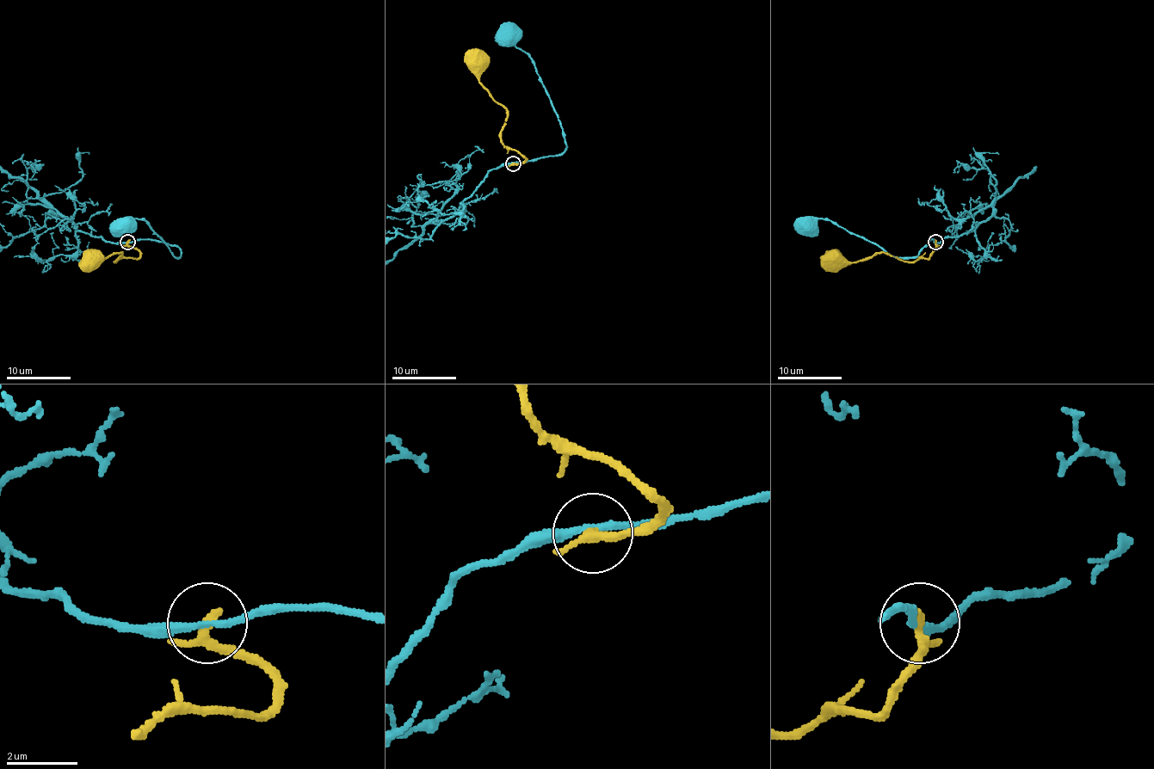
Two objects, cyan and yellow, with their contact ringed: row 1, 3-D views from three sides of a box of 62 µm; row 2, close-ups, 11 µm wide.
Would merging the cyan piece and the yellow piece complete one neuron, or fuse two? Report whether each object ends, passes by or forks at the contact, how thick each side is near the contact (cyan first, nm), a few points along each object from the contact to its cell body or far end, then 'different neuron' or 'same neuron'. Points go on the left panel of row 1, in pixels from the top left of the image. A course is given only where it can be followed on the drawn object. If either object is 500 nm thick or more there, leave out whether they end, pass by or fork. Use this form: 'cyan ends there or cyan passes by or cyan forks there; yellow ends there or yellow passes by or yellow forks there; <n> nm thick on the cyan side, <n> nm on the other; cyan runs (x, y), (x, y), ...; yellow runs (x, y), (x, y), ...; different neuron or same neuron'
cyan passes by; yellow passes by; 180 nm thick on the cyan side, 240 nm on the other; cyan runs (128, 243), (151, 239), (168, 243), (175, 245), (181, 255), (173, 255), (144, 220), (131, 218), (126, 228); yellow runs (128, 243), (139, 252), (138, 258), (115, 261), (121, 255), (120, 252), (95, 263), (97, 258), (95, 260); different neuron

